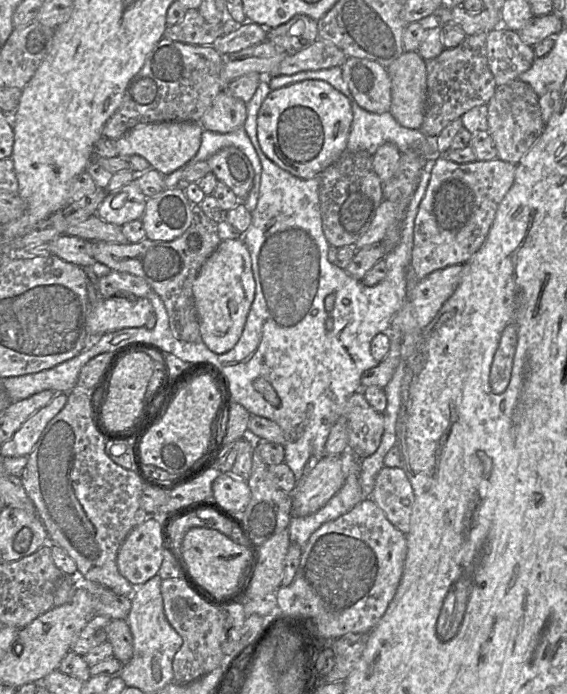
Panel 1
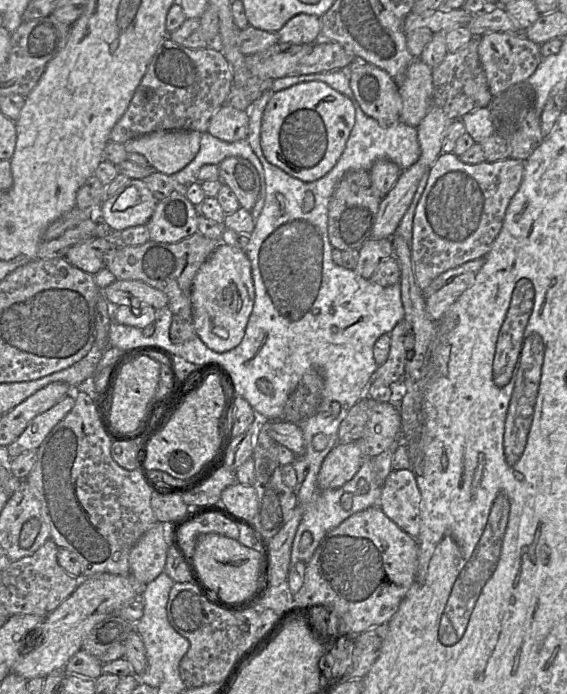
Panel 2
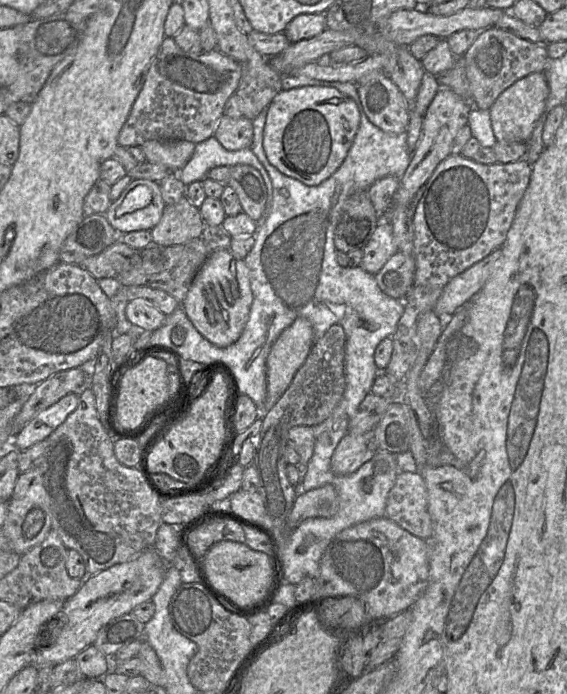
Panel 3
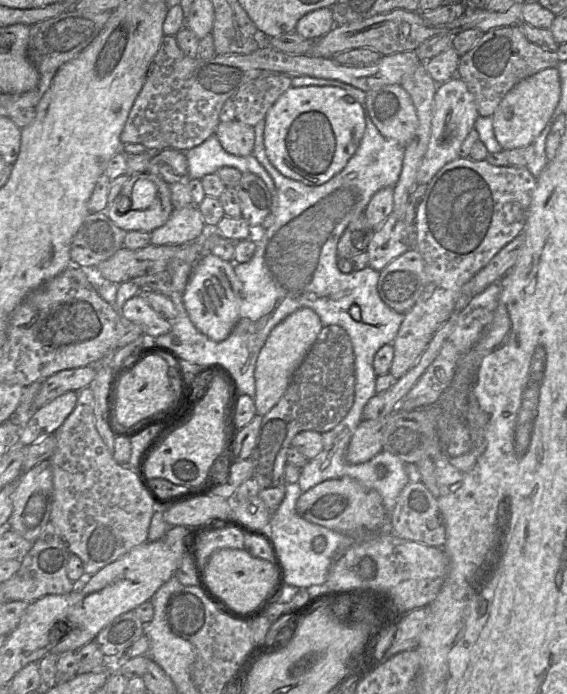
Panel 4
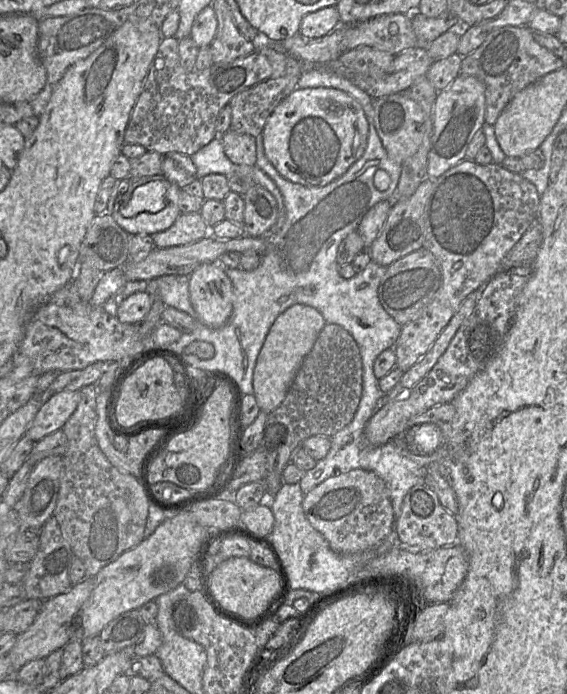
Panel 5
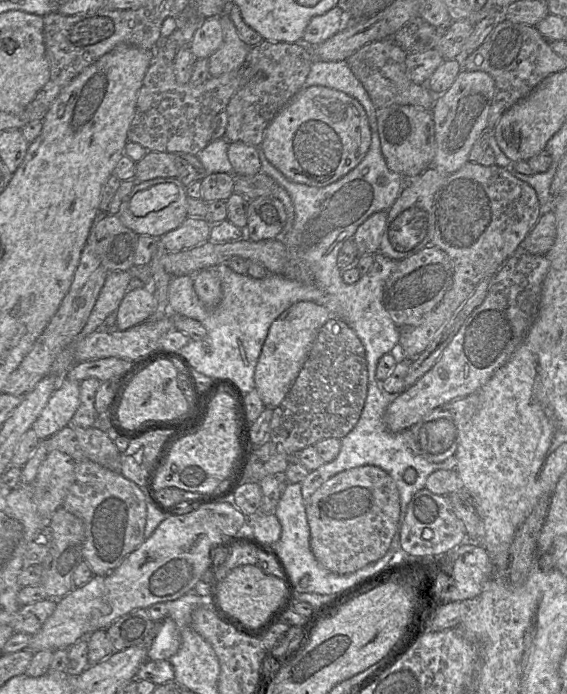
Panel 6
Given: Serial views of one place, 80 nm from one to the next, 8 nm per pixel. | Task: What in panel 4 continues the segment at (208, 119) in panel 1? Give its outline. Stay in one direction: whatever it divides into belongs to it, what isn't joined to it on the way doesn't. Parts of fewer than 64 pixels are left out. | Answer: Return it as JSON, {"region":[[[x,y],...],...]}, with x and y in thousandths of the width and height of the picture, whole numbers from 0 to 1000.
{"region":[[[418,173],[388,176],[379,195],[400,220],[416,225],[444,223],[450,205],[448,183]]]}

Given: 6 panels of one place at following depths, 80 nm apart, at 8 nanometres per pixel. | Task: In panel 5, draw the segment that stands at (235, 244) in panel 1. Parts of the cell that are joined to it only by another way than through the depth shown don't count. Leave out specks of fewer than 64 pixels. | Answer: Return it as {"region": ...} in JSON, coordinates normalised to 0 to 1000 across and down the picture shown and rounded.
{"region":[[[386,378],[365,379],[333,396],[333,428],[347,461],[372,473],[392,471],[411,447],[411,412]]]}

